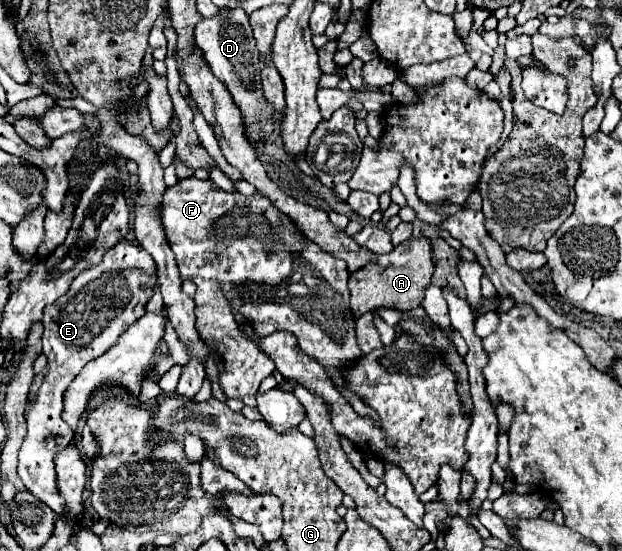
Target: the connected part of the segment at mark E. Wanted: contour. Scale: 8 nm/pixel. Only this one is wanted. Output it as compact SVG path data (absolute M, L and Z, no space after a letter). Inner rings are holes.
M122 240L112 250L104 254L104 262L84 270L74 278L70 290L44 308L44 334L42 352L48 356L50 370L38 390L36 404L26 406L28 434L20 448L18 474L24 486L44 504L48 504L56 514L62 512L64 498L56 490L54 456L70 446L74 438L72 430L62 419L64 390L80 374L84 364L104 354L114 346L114 340L130 326L130 314L144 314L144 298L152 296L156 284L156 264L146 250L140 250L134 242ZM124 260L140 260L140 266L126 266Z

